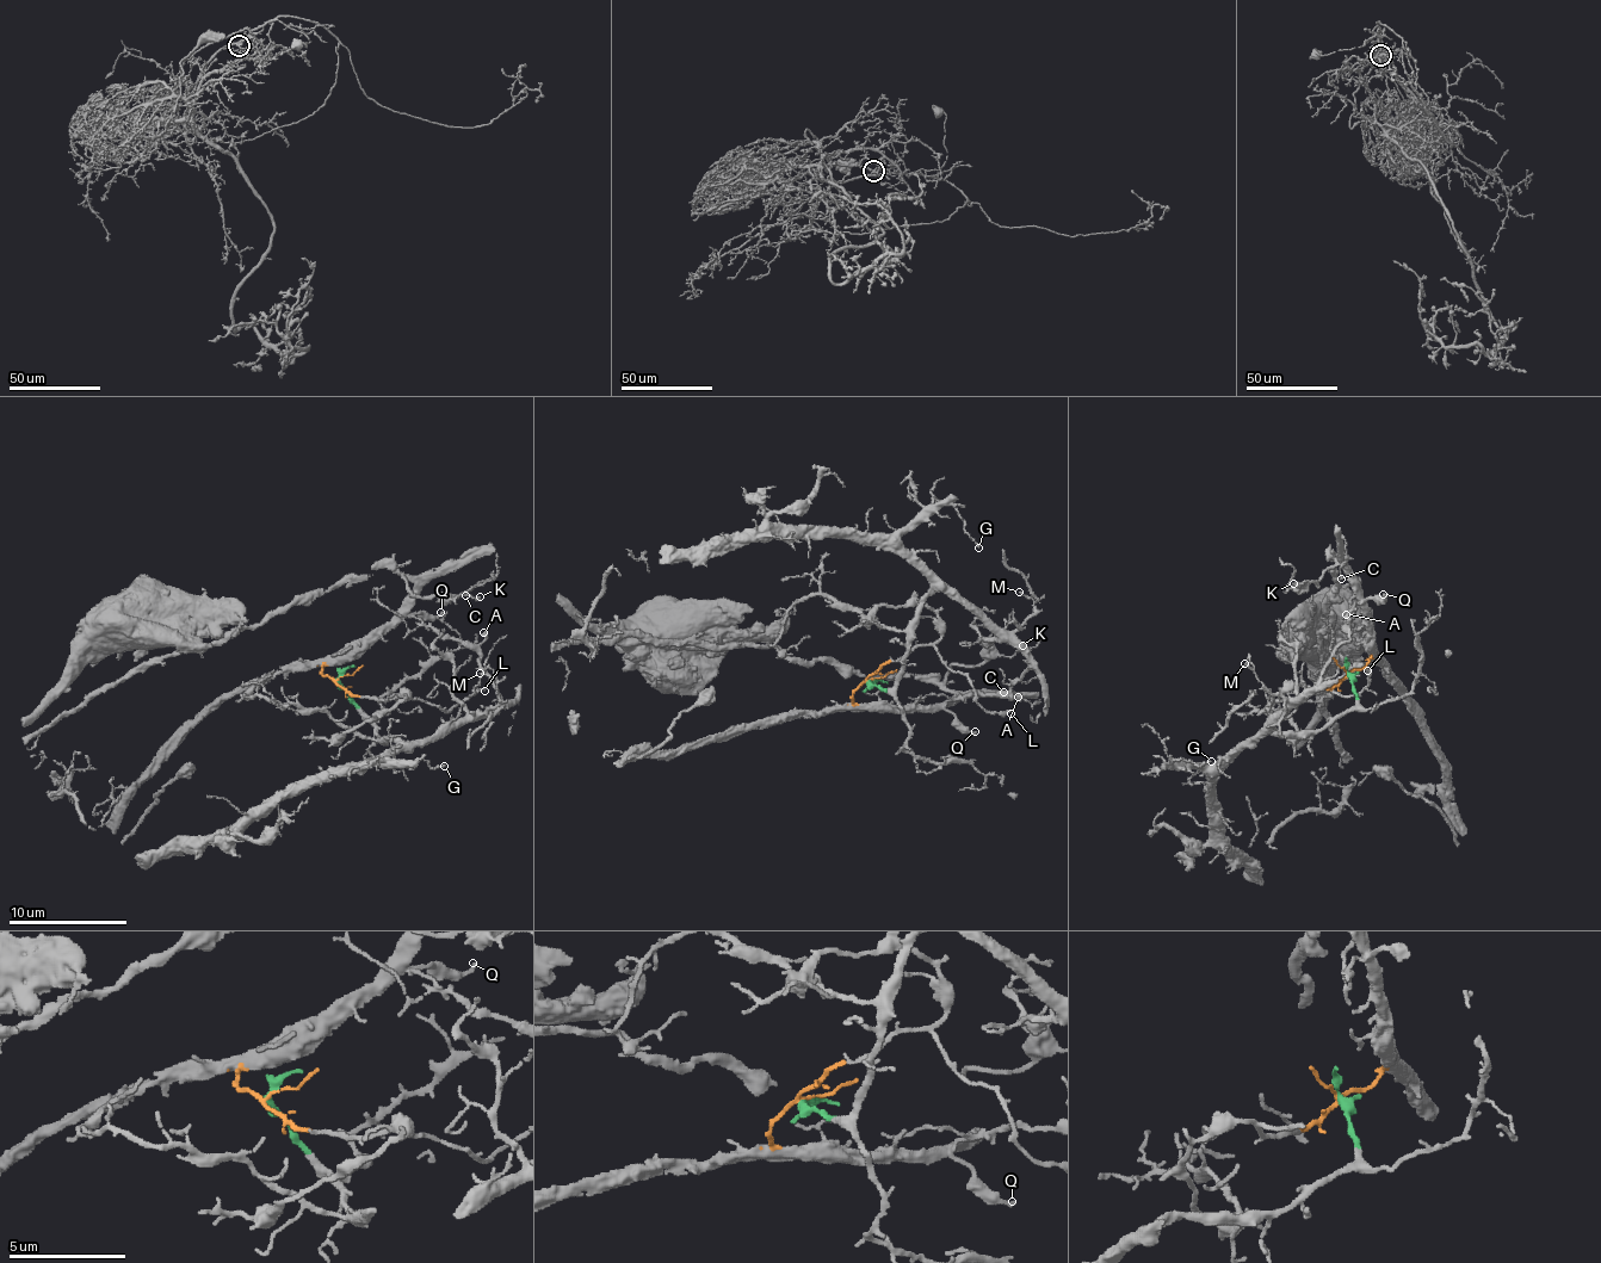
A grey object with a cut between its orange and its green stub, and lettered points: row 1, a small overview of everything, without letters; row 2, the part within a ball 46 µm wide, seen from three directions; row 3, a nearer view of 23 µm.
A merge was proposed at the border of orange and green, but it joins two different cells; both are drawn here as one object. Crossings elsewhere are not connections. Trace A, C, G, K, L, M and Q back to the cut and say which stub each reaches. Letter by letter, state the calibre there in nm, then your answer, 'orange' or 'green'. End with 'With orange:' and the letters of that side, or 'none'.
A: 200 nm thick; green
C: 130 nm thick; orange
G: 120 nm thick; green
K: 150 nm thick; orange
L: 190 nm thick; orange
M: 110 nm thick; green
Q: 180 nm thick; orange
With orange: C, K, L, Q

